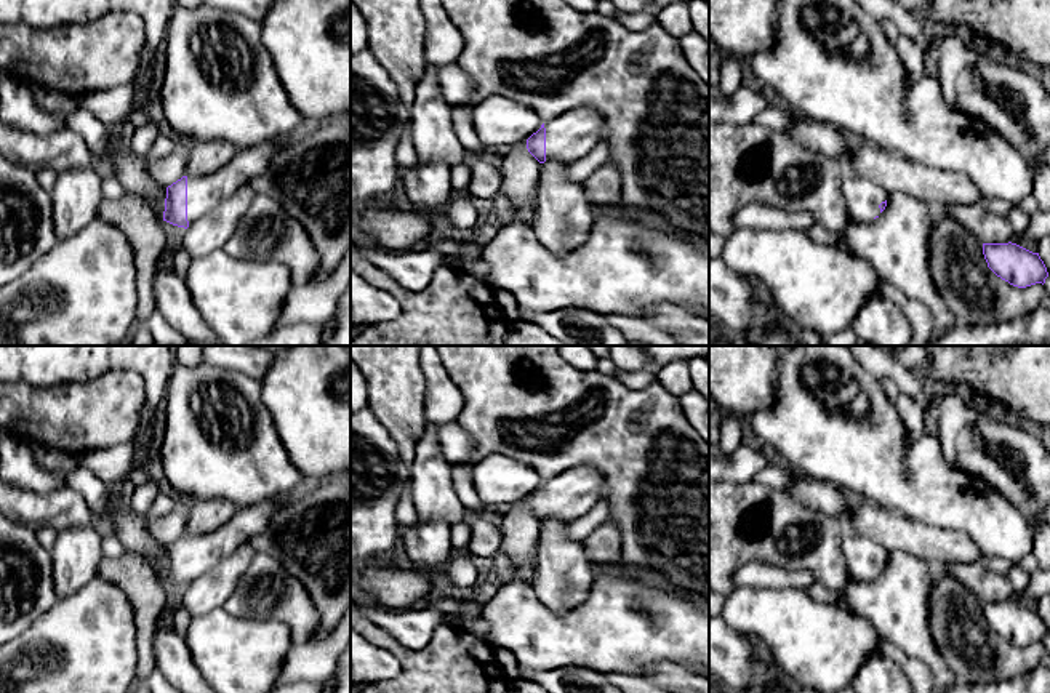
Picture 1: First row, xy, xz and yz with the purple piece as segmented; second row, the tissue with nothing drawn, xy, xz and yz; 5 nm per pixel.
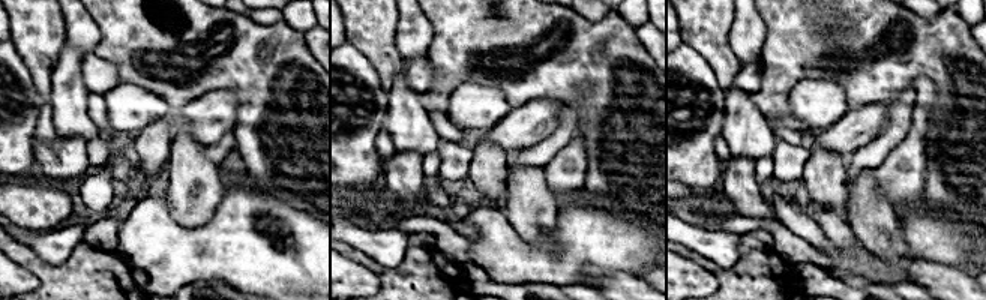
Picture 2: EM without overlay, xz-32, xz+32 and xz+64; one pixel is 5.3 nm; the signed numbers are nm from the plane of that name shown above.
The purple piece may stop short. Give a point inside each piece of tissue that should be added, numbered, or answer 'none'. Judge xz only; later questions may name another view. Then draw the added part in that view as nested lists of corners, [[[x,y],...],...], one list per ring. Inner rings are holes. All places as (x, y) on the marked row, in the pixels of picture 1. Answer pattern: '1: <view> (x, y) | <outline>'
1: xz (572, 135) | [[[579,107],[565,112],[546,128],[546,158],[570,163],[589,154],[603,138],[605,115],[592,107]]]

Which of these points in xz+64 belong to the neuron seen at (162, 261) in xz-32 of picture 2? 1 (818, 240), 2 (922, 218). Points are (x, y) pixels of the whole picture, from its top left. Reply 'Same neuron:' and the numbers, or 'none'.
Same neuron: 2

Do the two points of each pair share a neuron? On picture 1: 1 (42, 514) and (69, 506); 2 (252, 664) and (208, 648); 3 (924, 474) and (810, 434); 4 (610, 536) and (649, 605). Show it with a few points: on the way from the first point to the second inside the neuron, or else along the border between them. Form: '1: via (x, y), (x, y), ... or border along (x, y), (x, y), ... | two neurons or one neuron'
1: via (48, 508), (63, 508) | one neuron
2: via (240, 660), (226, 648), (220, 648) | one neuron
3: via (895, 476), (881, 468), (847, 434), (839, 434) | one neuron
4: border along (607, 567), (597, 572) | two neurons

